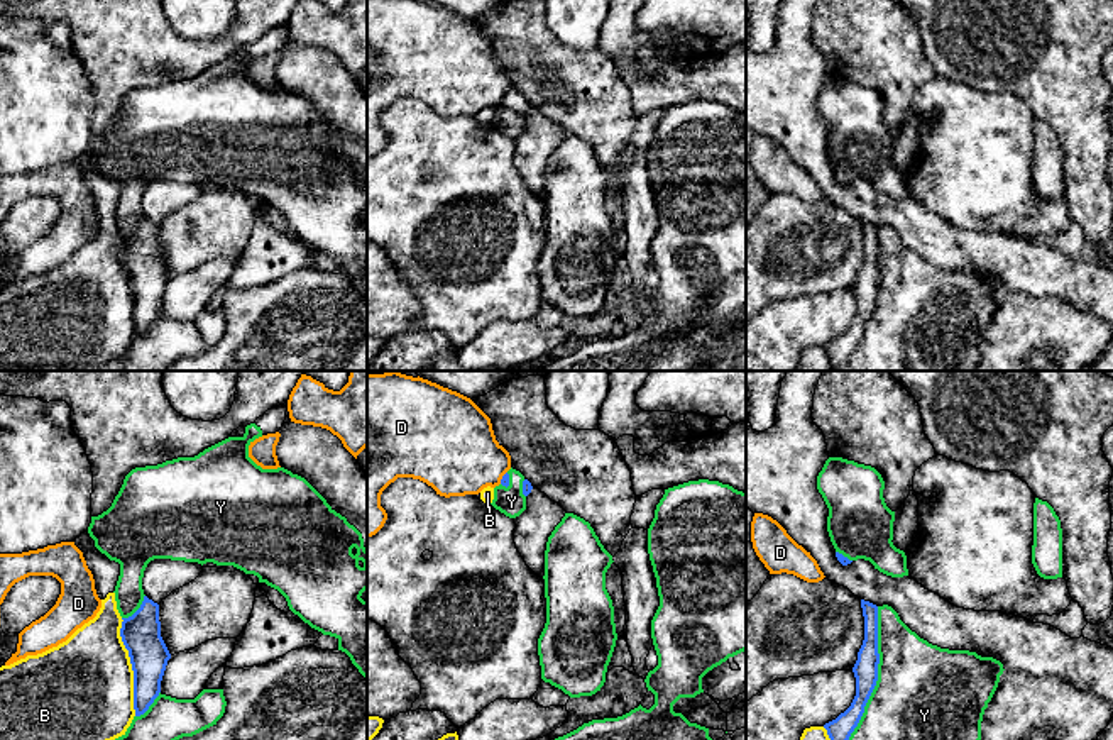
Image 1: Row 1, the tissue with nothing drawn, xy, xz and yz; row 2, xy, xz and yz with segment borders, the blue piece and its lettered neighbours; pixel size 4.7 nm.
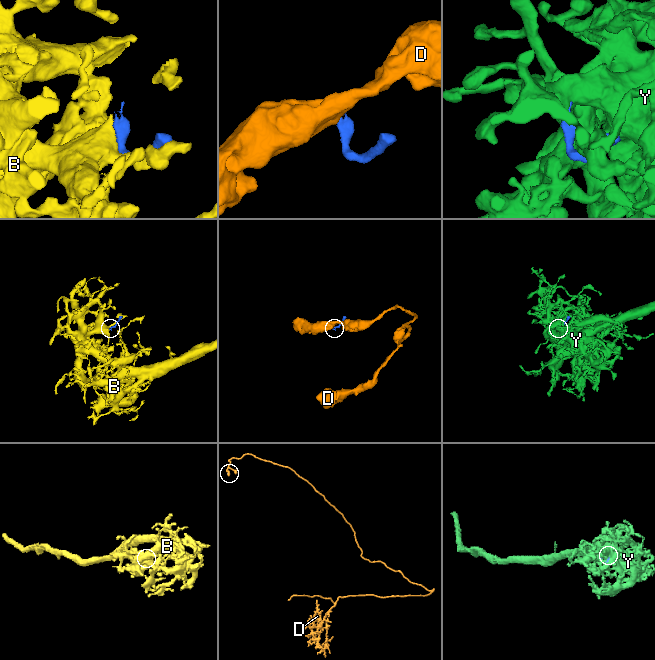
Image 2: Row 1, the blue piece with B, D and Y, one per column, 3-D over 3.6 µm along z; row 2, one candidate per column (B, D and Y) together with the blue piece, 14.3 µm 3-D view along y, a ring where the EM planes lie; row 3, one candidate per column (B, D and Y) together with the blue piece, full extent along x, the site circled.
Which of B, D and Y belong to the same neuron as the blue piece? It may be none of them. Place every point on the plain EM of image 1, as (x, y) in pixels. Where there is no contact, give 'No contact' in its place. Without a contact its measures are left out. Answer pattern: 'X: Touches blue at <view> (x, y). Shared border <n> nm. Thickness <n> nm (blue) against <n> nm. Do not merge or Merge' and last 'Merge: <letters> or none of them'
B: Touches blue at xy (132, 288). Shared border 460 nm. Thickness 190 nm (blue) against 460 nm. Do not merge
D: Touches blue at xz (503, 99). Shared border 70 nm. Thickness 50 nm (blue) against 400 nm. Do not merge
Y: Touches blue at yz (877, 300). Shared border 700 nm. Thickness 120 nm (blue) against 500 nm. Merge
Merge: Y

